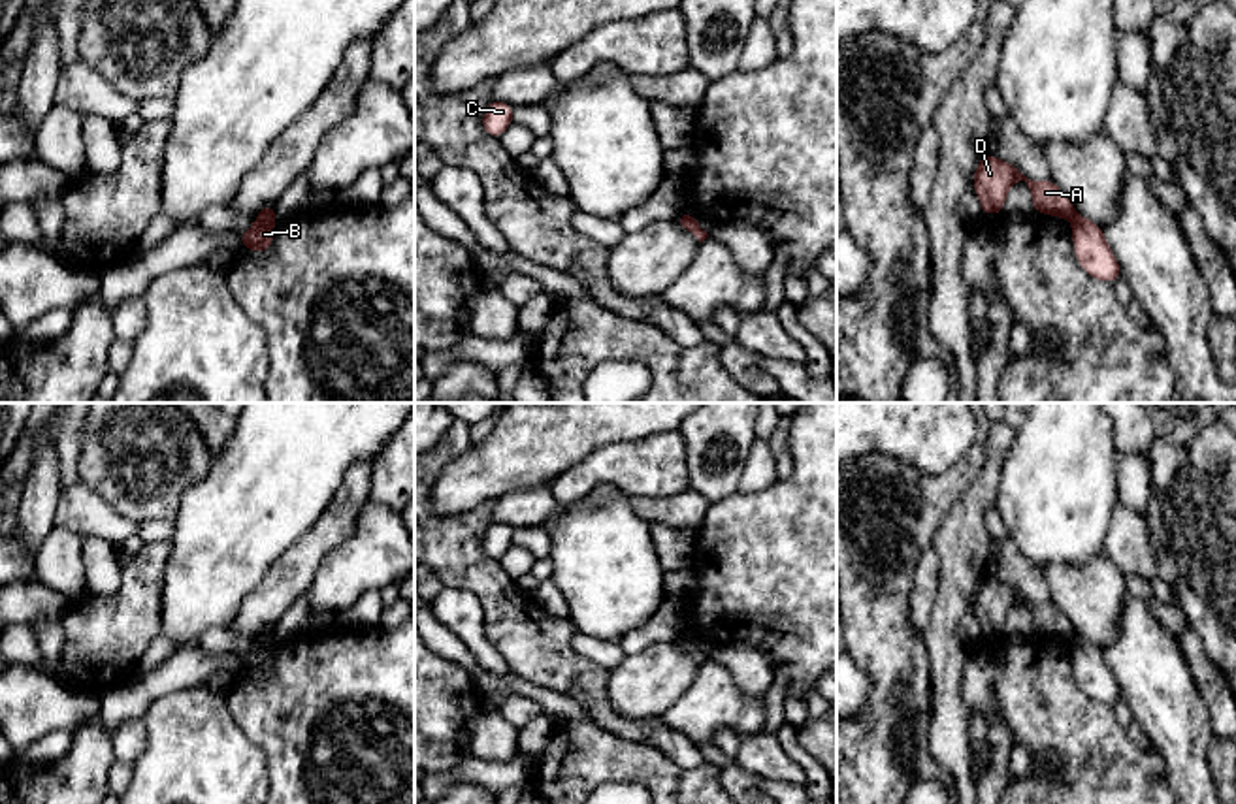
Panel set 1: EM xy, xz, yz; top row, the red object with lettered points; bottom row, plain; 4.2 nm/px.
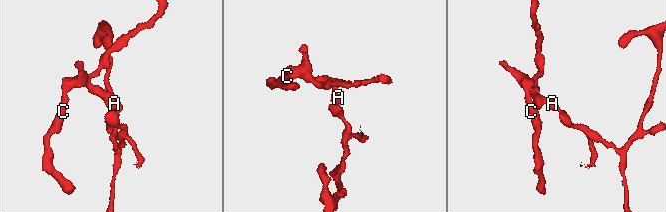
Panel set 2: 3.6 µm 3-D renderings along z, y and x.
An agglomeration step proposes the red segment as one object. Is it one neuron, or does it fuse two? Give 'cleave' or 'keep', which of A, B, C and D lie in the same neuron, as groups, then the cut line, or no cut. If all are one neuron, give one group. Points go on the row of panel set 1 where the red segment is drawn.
cleave; groups A C D / B; cut xy (259, 217), (272, 219)

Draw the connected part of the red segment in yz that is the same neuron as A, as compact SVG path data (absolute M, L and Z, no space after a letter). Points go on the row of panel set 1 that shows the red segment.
M987 153L978 164L972 179L984 215L1000 215L1008 190L1016 181L1025 181L1034 213L1061 217L1072 220L1076 209L1070 198L1049 179L1031 181L1014 164L1002 162Z

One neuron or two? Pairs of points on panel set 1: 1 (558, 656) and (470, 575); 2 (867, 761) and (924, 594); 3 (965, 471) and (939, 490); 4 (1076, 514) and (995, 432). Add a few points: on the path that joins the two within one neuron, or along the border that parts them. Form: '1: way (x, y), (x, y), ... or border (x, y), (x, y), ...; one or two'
1: way (536, 633), (492, 590); one
2: border (912, 582), (910, 626), (920, 635); two
3: way (959, 475), (944, 490); one
4: border (1016, 432), (997, 488); two

